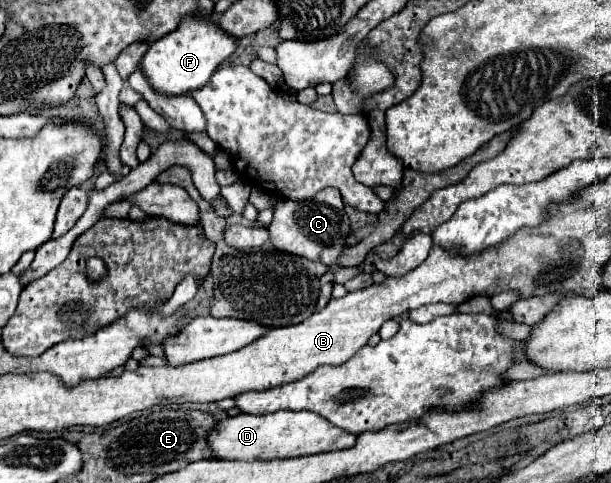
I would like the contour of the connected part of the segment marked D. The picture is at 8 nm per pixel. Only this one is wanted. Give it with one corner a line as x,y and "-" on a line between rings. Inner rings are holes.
274,412
266,416
238,414
226,418
218,428
208,434
208,444
220,460
274,460
274,458
296,458
308,454
322,454
334,450
346,450
356,444
356,436
332,426
326,418
302,412

